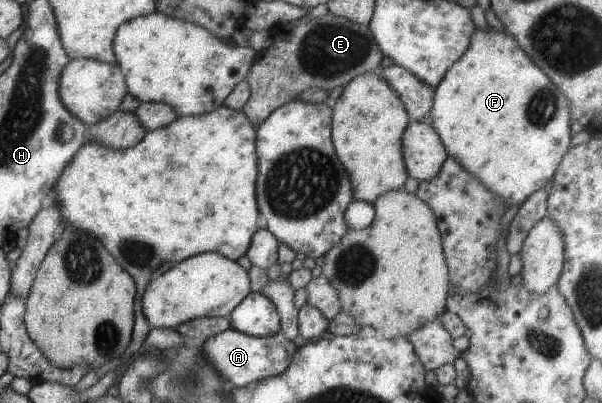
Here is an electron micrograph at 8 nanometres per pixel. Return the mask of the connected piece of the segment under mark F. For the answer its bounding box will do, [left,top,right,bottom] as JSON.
[429,26,570,207]

